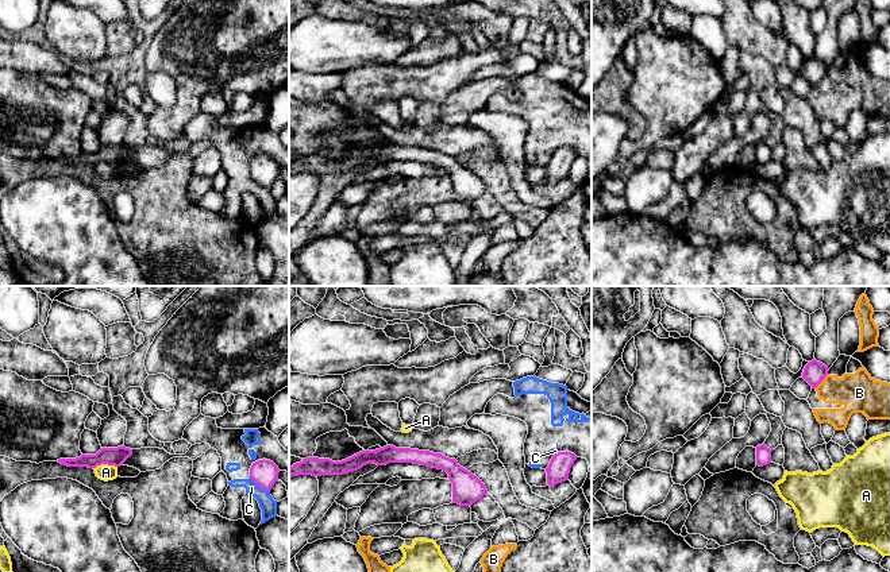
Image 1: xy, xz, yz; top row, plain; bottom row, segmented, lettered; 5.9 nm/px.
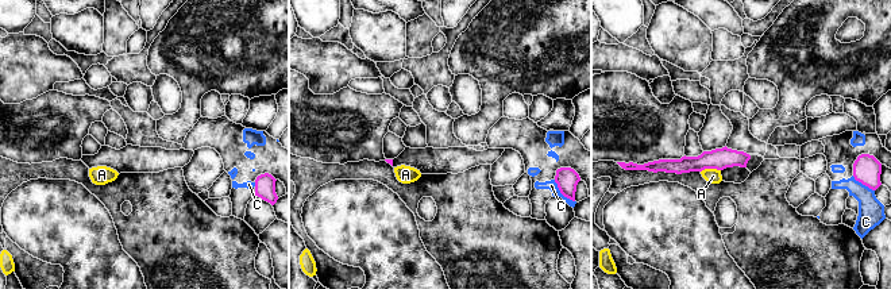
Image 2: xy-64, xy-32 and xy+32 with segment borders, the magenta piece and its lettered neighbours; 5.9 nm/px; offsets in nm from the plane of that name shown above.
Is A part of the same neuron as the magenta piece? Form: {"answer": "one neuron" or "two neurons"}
{"answer": "two neurons"}

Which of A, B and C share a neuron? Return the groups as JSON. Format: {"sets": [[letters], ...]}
{"sets": [["A"], ["B"], ["C"]]}

